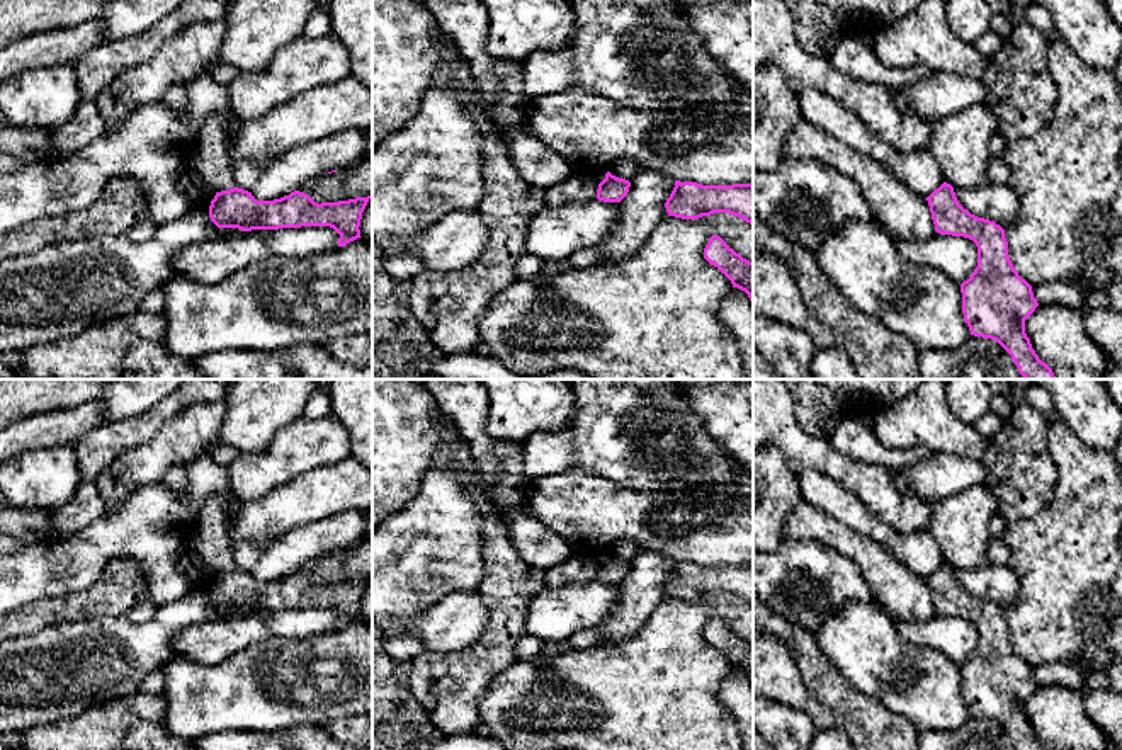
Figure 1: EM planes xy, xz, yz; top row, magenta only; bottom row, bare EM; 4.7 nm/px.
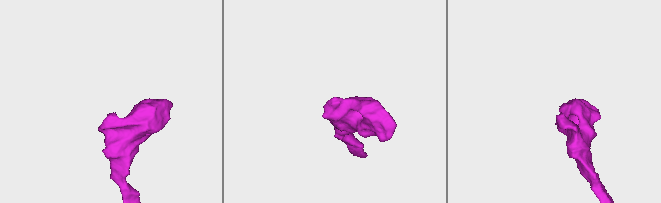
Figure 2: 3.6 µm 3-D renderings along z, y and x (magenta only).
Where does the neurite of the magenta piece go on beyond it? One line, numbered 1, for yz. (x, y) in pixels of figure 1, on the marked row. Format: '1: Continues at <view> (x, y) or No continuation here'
1: No continuation here

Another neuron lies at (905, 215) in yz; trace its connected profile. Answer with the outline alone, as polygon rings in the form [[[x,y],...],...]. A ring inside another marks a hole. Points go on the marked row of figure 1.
[[[801,119],[787,134],[784,153],[824,163],[852,179],[892,241],[926,240],[937,233],[926,197],[913,192],[889,167],[813,122]]]

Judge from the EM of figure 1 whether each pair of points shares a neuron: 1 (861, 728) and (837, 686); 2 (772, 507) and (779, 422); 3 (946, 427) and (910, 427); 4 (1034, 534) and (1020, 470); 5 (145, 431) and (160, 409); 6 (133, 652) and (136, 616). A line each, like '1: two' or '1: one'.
1: one
2: two
3: one
4: two
5: one
6: two

